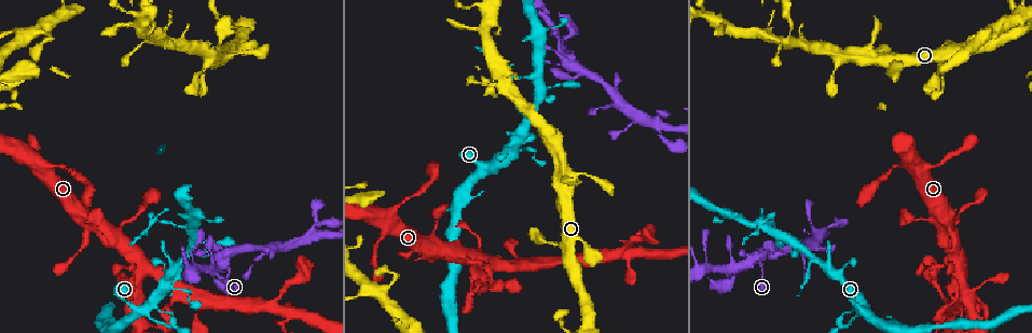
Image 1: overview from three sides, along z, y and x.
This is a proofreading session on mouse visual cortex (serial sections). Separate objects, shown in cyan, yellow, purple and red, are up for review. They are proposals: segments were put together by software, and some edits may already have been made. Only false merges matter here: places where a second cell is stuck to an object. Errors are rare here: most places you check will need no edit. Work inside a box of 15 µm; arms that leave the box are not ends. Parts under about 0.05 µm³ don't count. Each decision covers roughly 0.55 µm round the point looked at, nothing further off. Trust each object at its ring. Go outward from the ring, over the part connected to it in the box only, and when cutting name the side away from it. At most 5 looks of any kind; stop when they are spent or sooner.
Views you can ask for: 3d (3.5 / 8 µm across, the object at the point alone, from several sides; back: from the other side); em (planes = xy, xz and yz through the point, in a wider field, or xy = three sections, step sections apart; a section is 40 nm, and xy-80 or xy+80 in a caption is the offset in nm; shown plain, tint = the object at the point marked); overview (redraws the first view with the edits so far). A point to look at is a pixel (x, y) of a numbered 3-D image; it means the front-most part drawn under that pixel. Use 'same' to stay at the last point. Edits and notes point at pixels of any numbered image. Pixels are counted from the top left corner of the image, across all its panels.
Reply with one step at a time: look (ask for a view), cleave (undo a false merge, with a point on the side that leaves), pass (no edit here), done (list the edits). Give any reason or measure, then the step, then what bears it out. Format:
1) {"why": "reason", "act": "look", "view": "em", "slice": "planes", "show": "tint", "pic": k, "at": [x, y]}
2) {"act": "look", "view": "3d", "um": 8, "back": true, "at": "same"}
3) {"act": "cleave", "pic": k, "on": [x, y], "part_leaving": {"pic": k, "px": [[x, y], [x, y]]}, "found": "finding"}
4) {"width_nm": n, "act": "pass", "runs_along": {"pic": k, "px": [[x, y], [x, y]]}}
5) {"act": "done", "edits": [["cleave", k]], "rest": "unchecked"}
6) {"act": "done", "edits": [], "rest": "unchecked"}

{"why": "looks like a crossing", "act": "look", "view": "3d", "um": 3.5, "pic": 1, "at": [505, 89]}

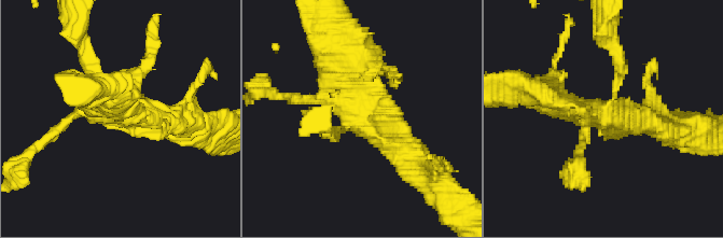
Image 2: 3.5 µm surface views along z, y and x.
{"arms": 4, "arm_widths_nm": [150, 200, 400, 400], "why": "now the EM", "act": "look", "view": "em", "slice": "xy", "step": 3, "show": "tint", "pic": 2, "at": [362, 118]}

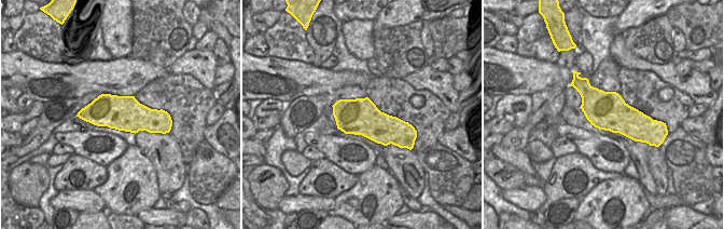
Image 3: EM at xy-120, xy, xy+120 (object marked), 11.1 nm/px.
{"act": "pass", "runs_along": {"pic": 2, "px": [[419, 166], [363, 122], [353, 55]]}, "found": "one cell here"}

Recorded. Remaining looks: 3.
{"why": "thin neck", "act": "look", "view": "3d", "um": 3.5, "pic": 1, "at": [123, 267]}

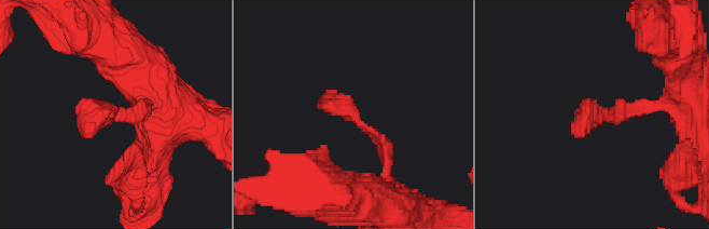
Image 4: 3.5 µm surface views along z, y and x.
{"act": "look", "view": "em", "slice": "xy", "step": 1, "show": "tint", "pic": 4, "at": [357, 118]}

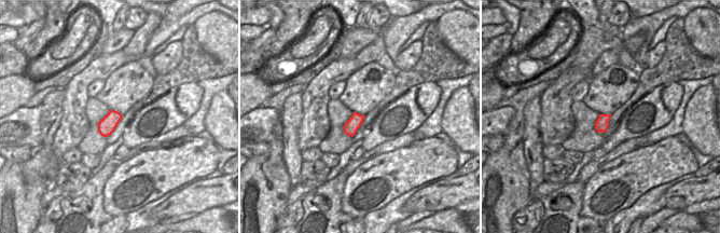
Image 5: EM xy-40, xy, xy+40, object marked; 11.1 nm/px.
{"act": "pass", "found": "continuous, no second cell"}

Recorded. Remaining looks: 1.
{"act": "done", "edits": [], "rest": "unchecked"}

